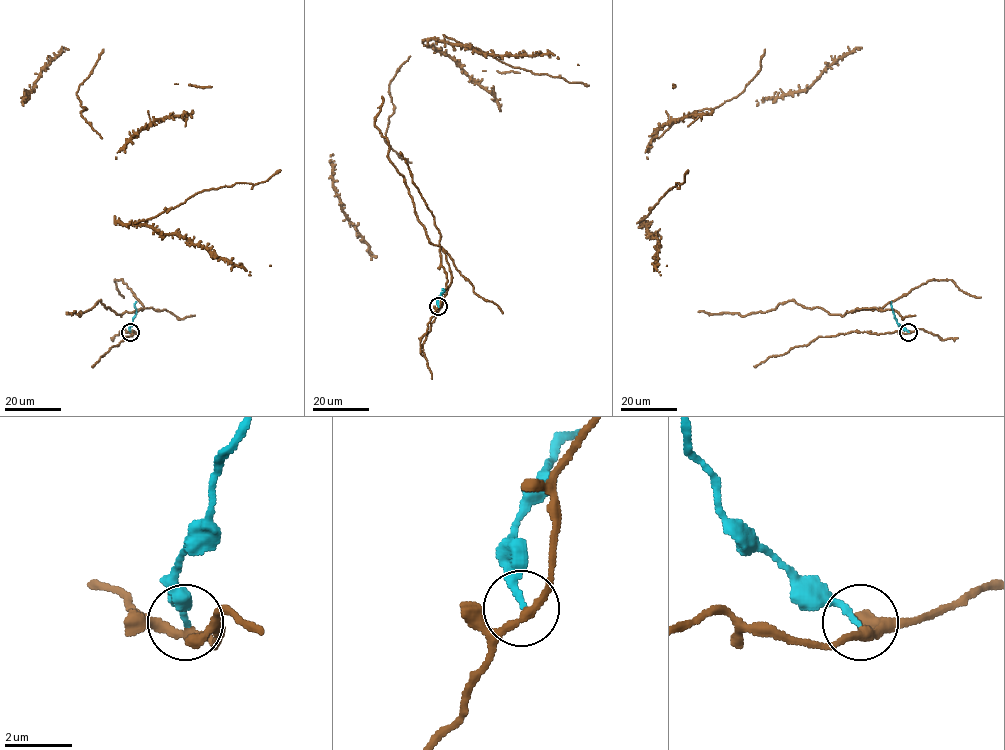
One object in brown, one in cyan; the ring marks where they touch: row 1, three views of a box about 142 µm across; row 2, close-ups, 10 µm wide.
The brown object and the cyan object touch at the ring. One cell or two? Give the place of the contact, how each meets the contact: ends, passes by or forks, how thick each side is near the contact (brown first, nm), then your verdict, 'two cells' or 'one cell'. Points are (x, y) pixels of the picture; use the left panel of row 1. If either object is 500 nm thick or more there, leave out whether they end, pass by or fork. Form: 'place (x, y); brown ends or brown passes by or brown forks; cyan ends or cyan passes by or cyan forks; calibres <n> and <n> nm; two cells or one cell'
place (130, 332); brown passes by; cyan ends; calibres 240 and 170 nm; two cells

